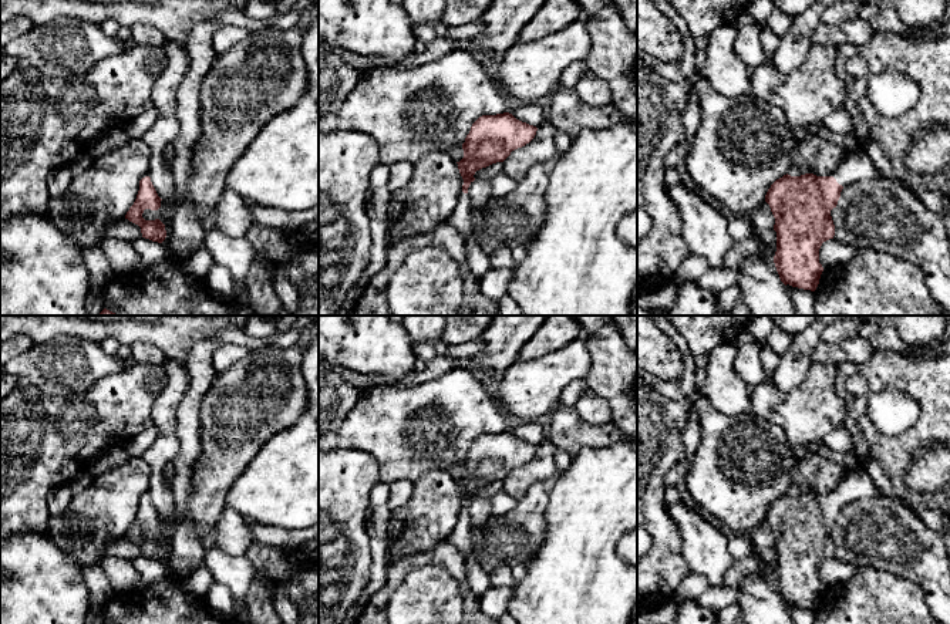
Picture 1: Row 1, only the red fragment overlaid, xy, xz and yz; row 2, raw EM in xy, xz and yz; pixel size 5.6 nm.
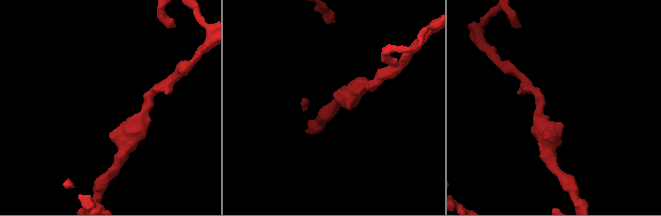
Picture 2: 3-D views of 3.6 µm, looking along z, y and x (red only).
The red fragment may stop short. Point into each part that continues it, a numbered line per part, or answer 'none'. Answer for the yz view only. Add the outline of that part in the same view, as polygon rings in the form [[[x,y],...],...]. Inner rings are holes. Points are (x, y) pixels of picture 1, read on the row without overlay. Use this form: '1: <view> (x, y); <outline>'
1: yz (858, 485); [[[856,466],[849,470],[840,486],[831,495],[842,505],[849,502],[879,500],[879,490],[873,482],[870,470]]]

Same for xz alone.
1: xz (478, 580); [[[461,510],[458,523],[445,542],[455,546],[464,554],[468,588],[476,598],[481,598],[492,586],[489,573],[482,569],[475,553],[475,539],[468,512]]]

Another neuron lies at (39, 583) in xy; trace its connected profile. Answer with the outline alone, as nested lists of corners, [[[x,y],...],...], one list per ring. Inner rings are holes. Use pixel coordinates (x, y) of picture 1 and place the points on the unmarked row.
[[[44,533],[0,542],[0,624],[85,624],[91,610],[82,569]]]

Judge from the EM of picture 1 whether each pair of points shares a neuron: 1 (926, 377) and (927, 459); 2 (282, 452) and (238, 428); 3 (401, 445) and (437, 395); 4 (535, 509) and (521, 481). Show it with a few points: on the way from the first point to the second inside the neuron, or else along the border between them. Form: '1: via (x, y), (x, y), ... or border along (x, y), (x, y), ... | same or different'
1: border along (935, 445), (922, 449), (905, 474) | different
2: border along (293, 424), (278, 431), (245, 469) | different
3: via (414, 432), (430, 417), (430, 408) | same
4: border along (545, 482), (535, 482), (516, 502) | different

